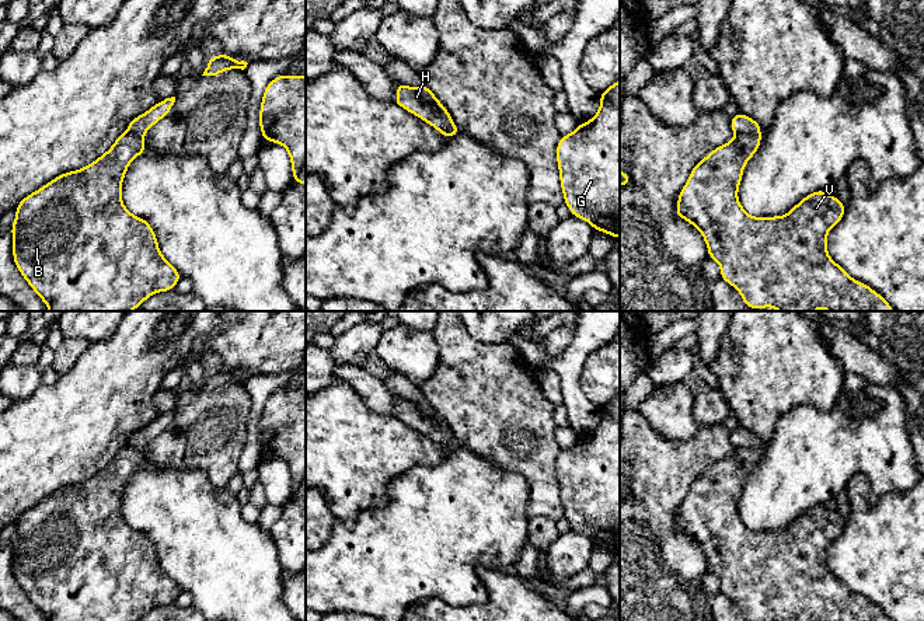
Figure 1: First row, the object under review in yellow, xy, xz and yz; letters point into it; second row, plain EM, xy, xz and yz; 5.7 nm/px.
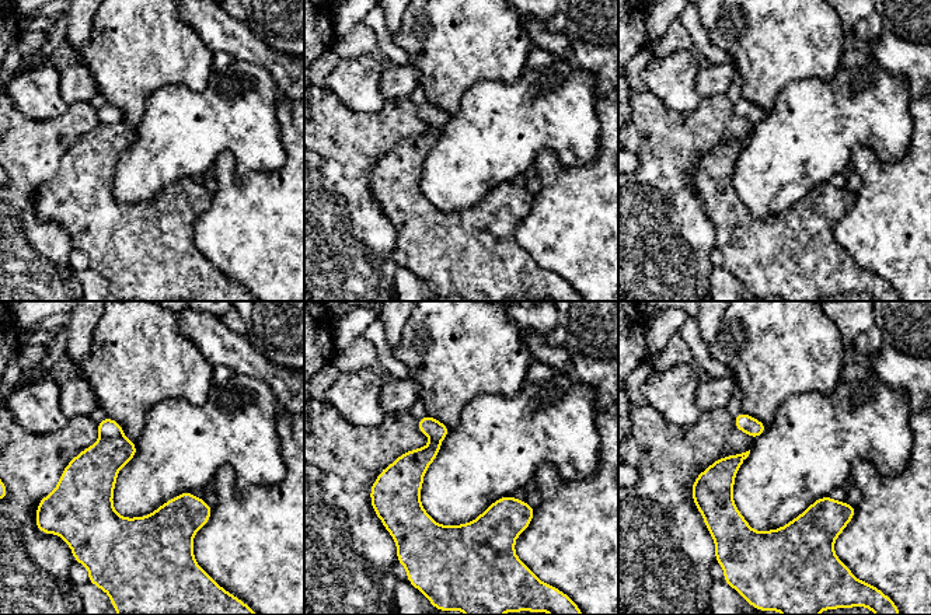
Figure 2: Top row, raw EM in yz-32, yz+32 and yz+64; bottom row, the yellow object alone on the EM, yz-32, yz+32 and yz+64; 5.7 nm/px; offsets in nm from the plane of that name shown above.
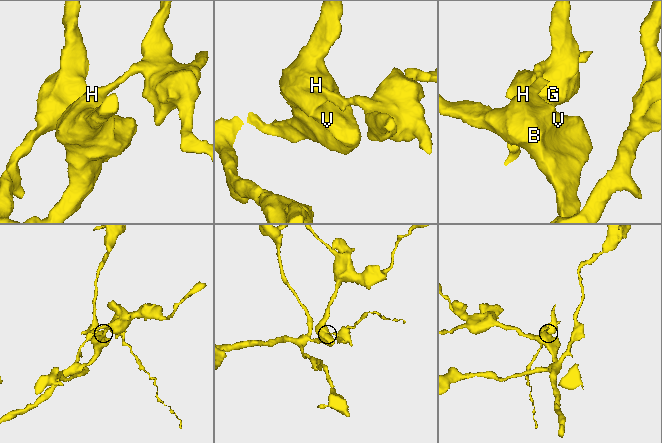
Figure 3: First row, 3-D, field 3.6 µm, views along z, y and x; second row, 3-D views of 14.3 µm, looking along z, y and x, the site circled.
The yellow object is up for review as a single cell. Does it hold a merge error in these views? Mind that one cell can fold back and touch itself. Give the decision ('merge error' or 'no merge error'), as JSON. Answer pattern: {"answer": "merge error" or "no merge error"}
{"answer": "merge error"}

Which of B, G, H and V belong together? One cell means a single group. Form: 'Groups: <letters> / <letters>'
Groups: B H V / G

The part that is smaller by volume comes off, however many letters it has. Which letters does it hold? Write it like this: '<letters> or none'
G

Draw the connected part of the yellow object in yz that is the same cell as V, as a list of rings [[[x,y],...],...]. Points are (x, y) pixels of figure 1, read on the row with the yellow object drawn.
[[[736,135],[715,147],[693,167],[677,198],[676,217],[687,220],[702,234],[708,258],[721,266],[719,278],[739,292],[750,310],[895,311],[878,292],[852,279],[827,254],[827,233],[845,212],[837,196],[819,189],[787,214],[773,217],[753,217],[742,207],[738,191],[743,168],[760,146],[760,135]]]

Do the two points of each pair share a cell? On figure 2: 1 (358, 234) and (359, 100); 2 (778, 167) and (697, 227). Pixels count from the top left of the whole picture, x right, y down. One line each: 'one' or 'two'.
1: two
2: two

